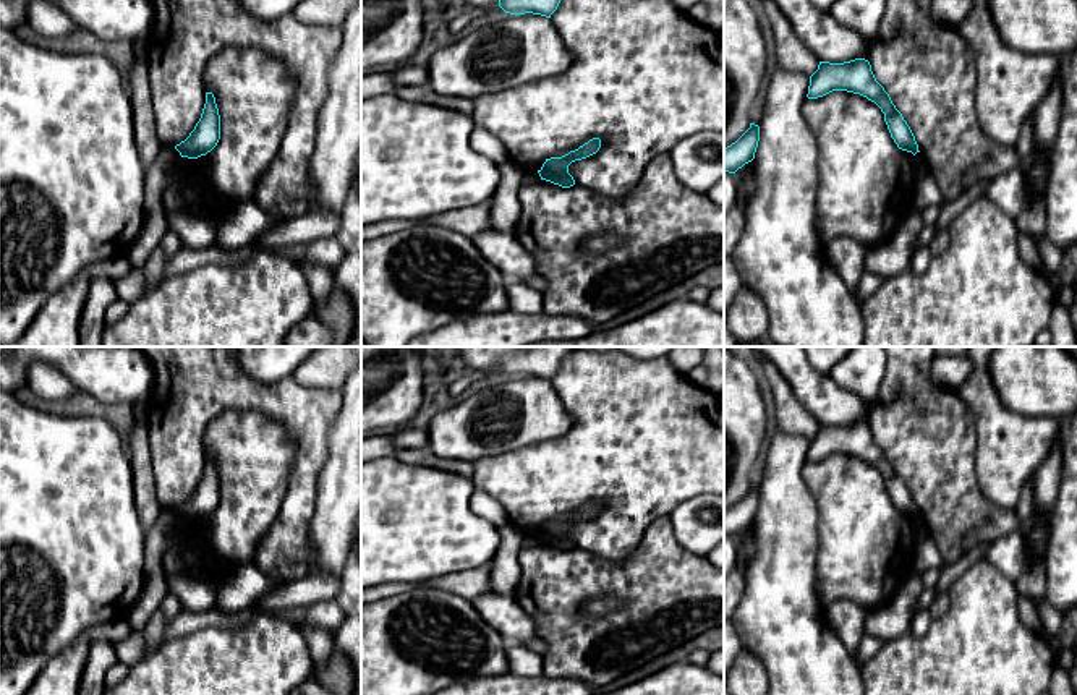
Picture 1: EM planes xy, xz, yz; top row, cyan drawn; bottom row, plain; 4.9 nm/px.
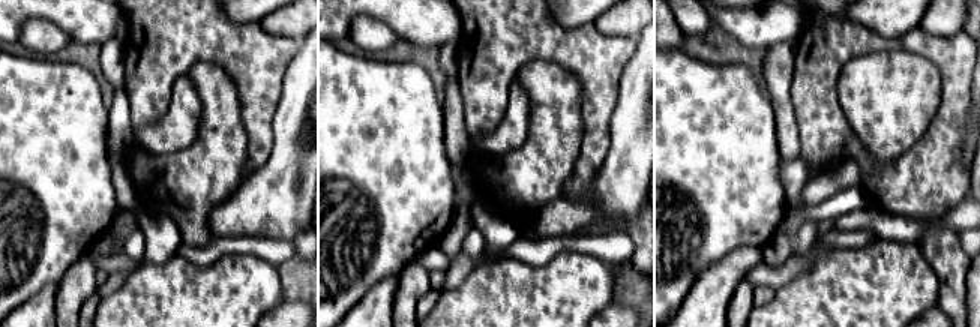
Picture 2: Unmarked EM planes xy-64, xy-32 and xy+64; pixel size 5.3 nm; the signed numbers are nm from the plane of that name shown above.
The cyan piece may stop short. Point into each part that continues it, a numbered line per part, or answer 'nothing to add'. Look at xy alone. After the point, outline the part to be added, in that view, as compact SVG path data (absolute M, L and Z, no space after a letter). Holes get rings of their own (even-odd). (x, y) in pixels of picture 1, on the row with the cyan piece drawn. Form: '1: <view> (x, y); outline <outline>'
nothing to add

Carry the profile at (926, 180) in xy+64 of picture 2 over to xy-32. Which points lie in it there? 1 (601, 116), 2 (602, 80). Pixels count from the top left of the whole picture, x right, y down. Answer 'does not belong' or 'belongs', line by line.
1: belongs
2: belongs

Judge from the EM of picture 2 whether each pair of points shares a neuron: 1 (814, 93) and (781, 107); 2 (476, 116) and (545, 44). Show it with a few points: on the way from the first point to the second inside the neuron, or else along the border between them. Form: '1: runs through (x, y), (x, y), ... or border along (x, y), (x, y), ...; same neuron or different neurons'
1: border along (793, 68), (791, 104), (800, 137); different neurons
2: runs through (485, 93), (485, 87), (523, 50); same neuron

